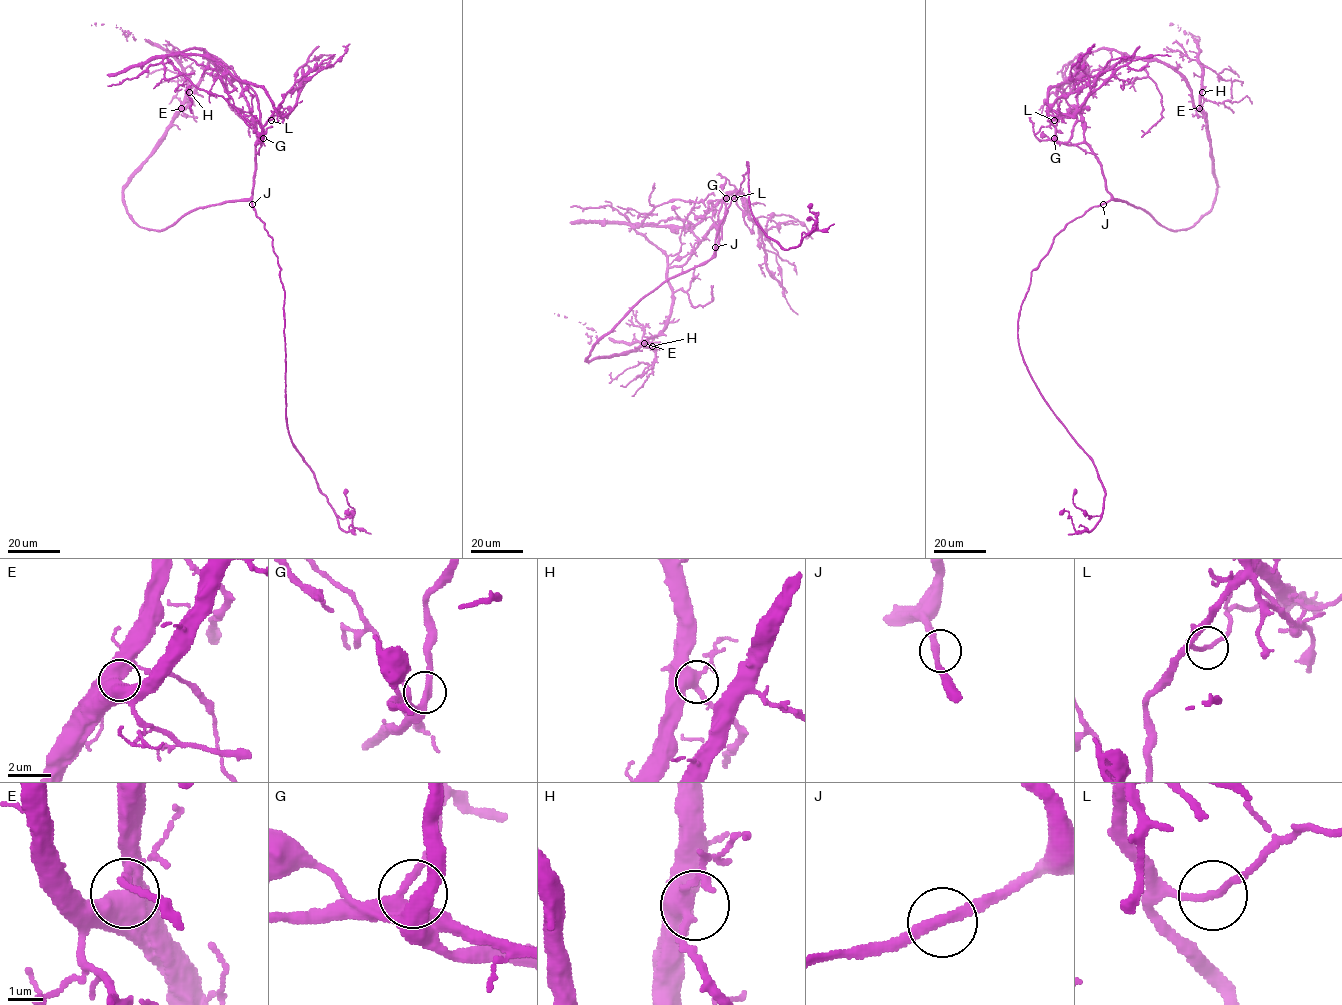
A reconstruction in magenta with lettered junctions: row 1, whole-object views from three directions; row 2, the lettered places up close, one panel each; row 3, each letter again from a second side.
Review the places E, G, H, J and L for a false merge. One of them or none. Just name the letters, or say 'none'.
L

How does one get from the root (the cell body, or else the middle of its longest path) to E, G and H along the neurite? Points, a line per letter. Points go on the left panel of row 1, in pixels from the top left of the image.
E: (252, 203), (231, 200), (199, 207), (160, 230), (141, 227), (134, 221), (125, 207), (124, 186), (181, 108)
G: (252, 203), (255, 155), (263, 138)
H: (252, 203), (199, 207), (160, 230), (139, 227), (128, 212), (128, 177), (189, 92)

